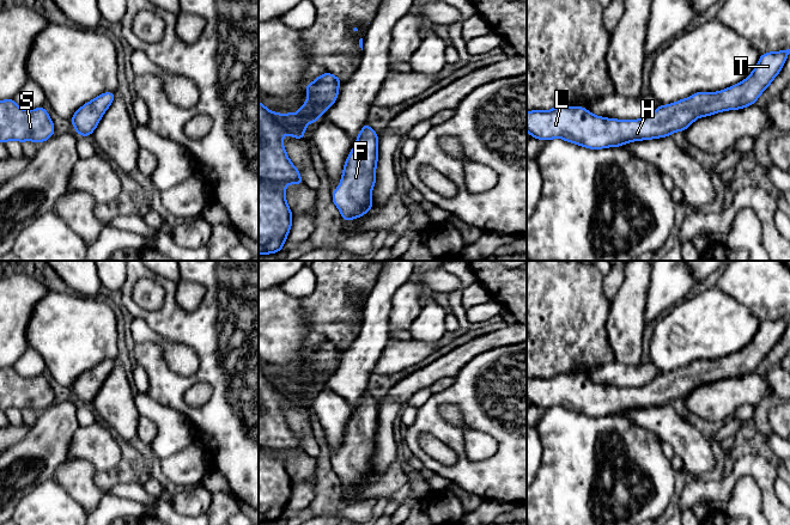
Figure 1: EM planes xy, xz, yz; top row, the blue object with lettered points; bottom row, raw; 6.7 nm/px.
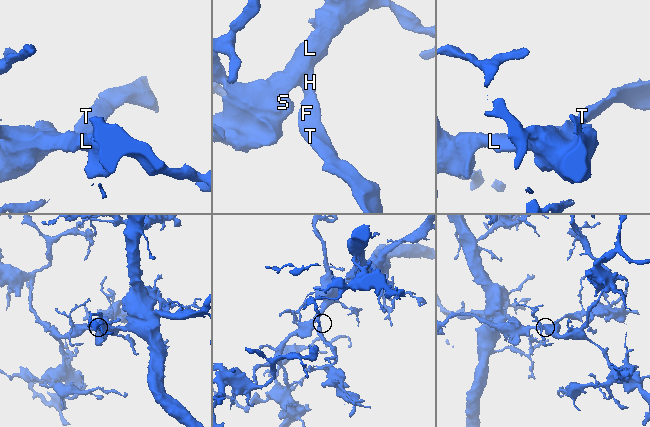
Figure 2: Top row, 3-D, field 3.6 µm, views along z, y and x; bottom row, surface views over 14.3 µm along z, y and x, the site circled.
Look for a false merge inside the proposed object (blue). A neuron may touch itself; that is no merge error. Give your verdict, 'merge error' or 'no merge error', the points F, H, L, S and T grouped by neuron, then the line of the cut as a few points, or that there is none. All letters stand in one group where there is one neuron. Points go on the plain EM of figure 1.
no merge error | F H L S T | no cut

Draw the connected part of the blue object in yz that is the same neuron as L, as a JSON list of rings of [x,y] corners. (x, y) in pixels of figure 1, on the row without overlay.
[[[790,317],[762,322],[753,340],[740,352],[718,360],[697,360],[668,373],[661,372],[652,381],[640,387],[606,386],[592,383],[583,374],[555,374],[548,379],[527,379],[527,399],[531,405],[543,409],[559,405],[591,417],[619,415],[632,409],[670,404],[675,399],[683,399],[699,385],[755,372],[760,362],[782,338],[789,322]]]

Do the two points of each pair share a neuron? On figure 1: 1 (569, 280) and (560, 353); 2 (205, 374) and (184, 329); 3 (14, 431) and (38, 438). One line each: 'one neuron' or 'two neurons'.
1: one neuron
2: one neuron
3: two neurons

